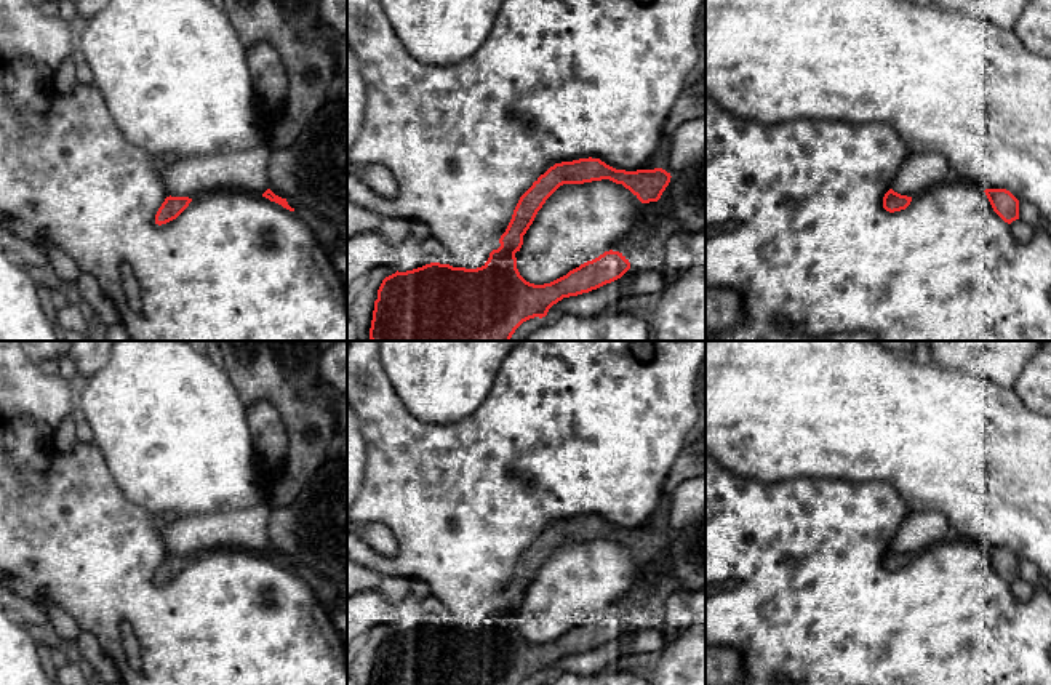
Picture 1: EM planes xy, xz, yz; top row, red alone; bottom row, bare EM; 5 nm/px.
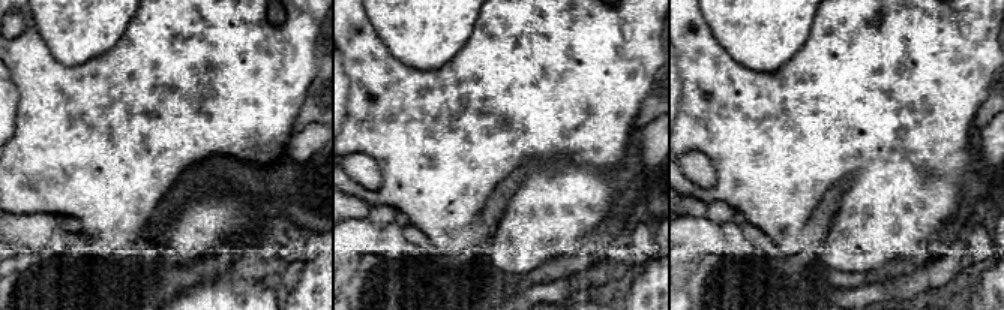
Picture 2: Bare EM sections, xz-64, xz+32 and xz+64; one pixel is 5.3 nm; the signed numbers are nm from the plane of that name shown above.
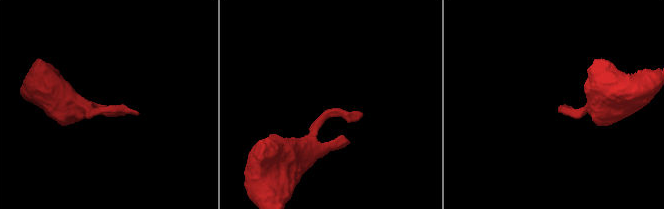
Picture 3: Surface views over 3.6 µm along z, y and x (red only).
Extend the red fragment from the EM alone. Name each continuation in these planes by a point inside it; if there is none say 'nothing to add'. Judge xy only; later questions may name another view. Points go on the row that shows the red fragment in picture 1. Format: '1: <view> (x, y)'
nothing to add

